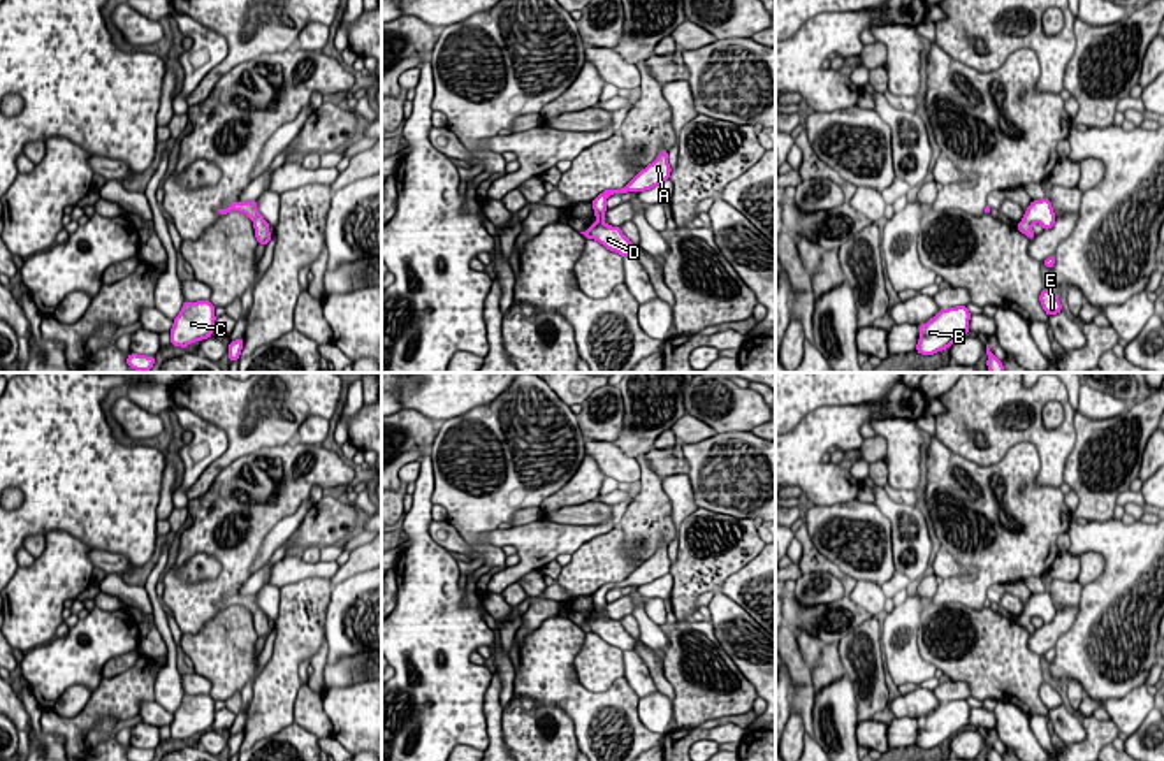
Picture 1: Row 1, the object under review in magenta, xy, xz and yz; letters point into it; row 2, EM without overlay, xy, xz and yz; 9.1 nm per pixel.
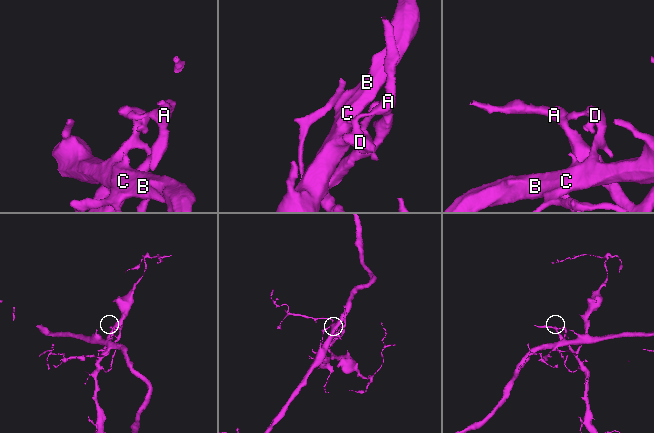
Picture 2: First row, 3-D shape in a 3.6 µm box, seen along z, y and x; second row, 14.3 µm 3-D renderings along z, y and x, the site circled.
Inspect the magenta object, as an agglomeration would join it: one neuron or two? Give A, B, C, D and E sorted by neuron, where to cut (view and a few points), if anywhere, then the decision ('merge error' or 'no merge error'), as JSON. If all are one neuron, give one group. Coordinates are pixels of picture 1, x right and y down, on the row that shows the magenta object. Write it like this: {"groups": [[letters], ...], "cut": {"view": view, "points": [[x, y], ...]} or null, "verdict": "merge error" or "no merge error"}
{"groups": [["A", "E"], ["B", "C", "D"]], "cut": {"view": "yz", "points": [[985, 208], [989, 211]]}, "verdict": "merge error"}

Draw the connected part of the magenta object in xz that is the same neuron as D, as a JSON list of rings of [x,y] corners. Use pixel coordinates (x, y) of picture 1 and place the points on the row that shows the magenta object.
[[[605,190],[593,200],[594,216],[598,221],[580,234],[587,239],[598,241],[607,250],[619,253],[622,258],[633,257],[635,244],[622,234],[621,227],[612,227],[603,221],[607,211],[605,202],[614,193],[619,193],[619,190]]]

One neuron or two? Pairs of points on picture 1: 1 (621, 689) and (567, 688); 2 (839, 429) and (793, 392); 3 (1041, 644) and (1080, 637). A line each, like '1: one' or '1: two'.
1: one
2: two
3: two

